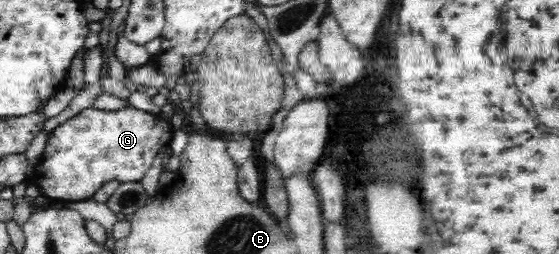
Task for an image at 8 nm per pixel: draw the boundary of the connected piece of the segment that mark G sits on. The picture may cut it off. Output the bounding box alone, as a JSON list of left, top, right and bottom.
[32,106,176,203]

